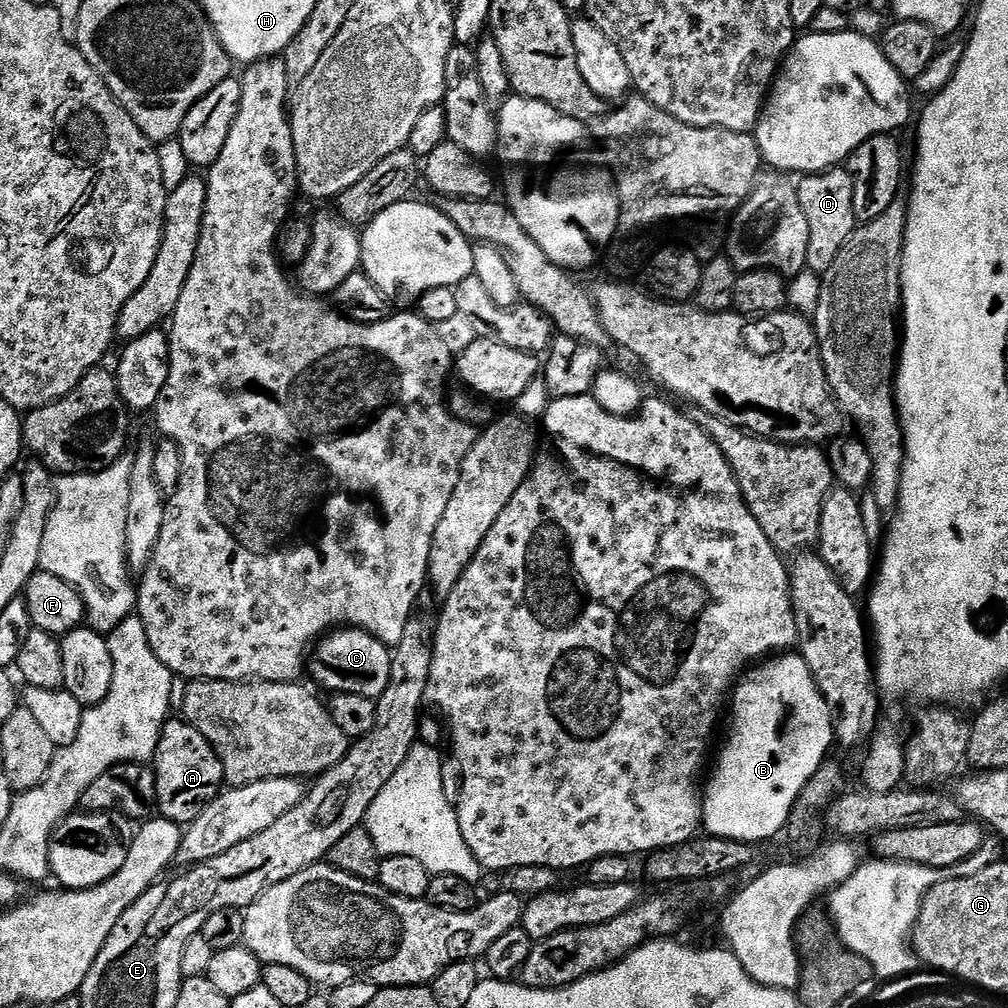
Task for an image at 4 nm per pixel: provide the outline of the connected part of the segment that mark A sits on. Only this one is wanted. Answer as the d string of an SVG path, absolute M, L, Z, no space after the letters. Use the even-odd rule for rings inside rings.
M169 718L164 722L164 729L156 747L154 771L158 798L156 807L163 819L181 826L192 824L206 810L206 806L219 796L225 787L224 771L218 754L202 738L202 734L183 718Z

